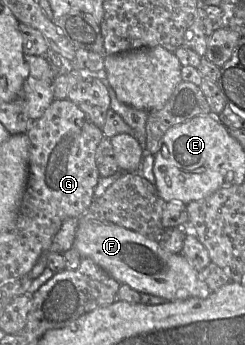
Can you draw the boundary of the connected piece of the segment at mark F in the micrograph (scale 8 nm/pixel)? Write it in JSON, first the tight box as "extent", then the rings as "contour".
{"extent":[73,221,212,301],"contour":[[[90,221],[78,224],[73,247],[81,258],[92,259],[120,284],[127,284],[139,293],[161,296],[167,301],[207,298],[212,293],[201,273],[182,253],[170,253],[155,239],[114,223]]]}

